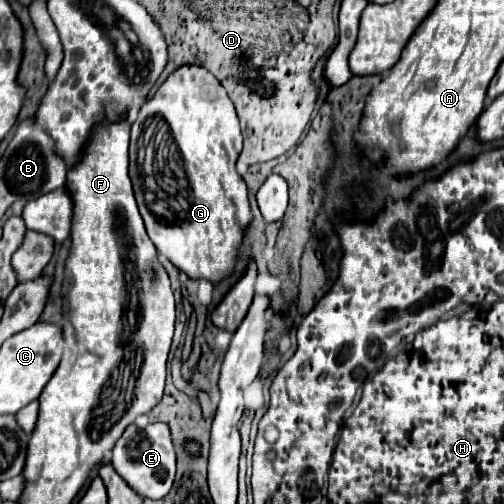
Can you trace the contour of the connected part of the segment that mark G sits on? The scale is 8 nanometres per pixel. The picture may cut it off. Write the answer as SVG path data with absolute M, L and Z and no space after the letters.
M199 65L177 67L159 85L155 95L143 103L131 127L129 175L147 233L157 251L167 255L167 259L191 279L203 277L217 283L227 277L235 265L243 229L251 221L247 185L235 171L235 161L241 149L243 137L235 107L217 77Z

